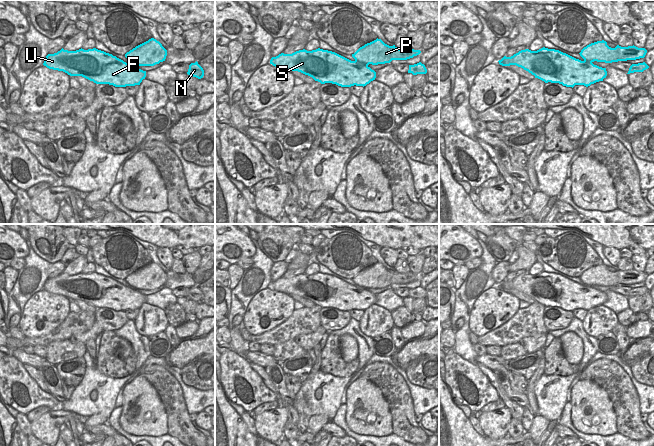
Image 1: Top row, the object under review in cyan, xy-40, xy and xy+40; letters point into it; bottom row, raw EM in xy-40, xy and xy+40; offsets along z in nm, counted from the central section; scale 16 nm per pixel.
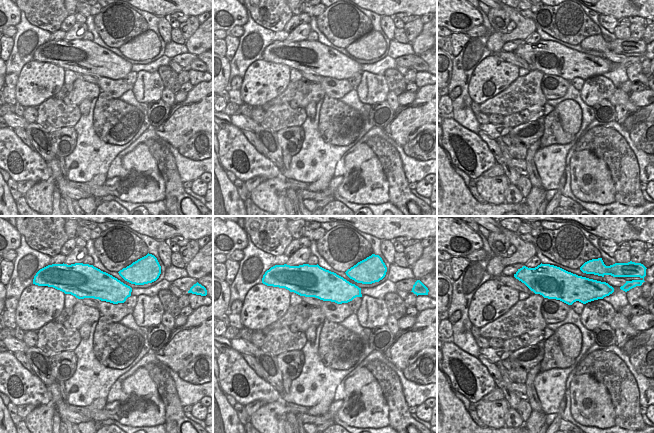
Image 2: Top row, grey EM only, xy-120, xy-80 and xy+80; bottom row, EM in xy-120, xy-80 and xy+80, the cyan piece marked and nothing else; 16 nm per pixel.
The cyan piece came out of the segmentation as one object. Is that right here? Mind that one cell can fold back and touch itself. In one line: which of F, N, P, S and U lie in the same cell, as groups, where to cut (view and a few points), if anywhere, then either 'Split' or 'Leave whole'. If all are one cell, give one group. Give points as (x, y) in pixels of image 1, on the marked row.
Groups: F N P S U. No split. Leave whole.

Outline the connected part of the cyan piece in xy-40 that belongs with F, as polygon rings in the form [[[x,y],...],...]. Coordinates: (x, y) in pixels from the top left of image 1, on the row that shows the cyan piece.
[[[151,38],[125,54],[132,65],[96,48],[76,51],[62,48],[57,53],[48,54],[43,65],[70,76],[82,76],[96,84],[126,87],[140,85],[145,79],[146,71],[139,66],[154,66],[165,61],[166,56],[167,50],[162,44]]]

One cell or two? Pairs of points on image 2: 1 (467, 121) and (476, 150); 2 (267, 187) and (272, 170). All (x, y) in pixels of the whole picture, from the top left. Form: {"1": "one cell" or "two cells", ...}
{"1": "two cells", "2": "two cells"}

